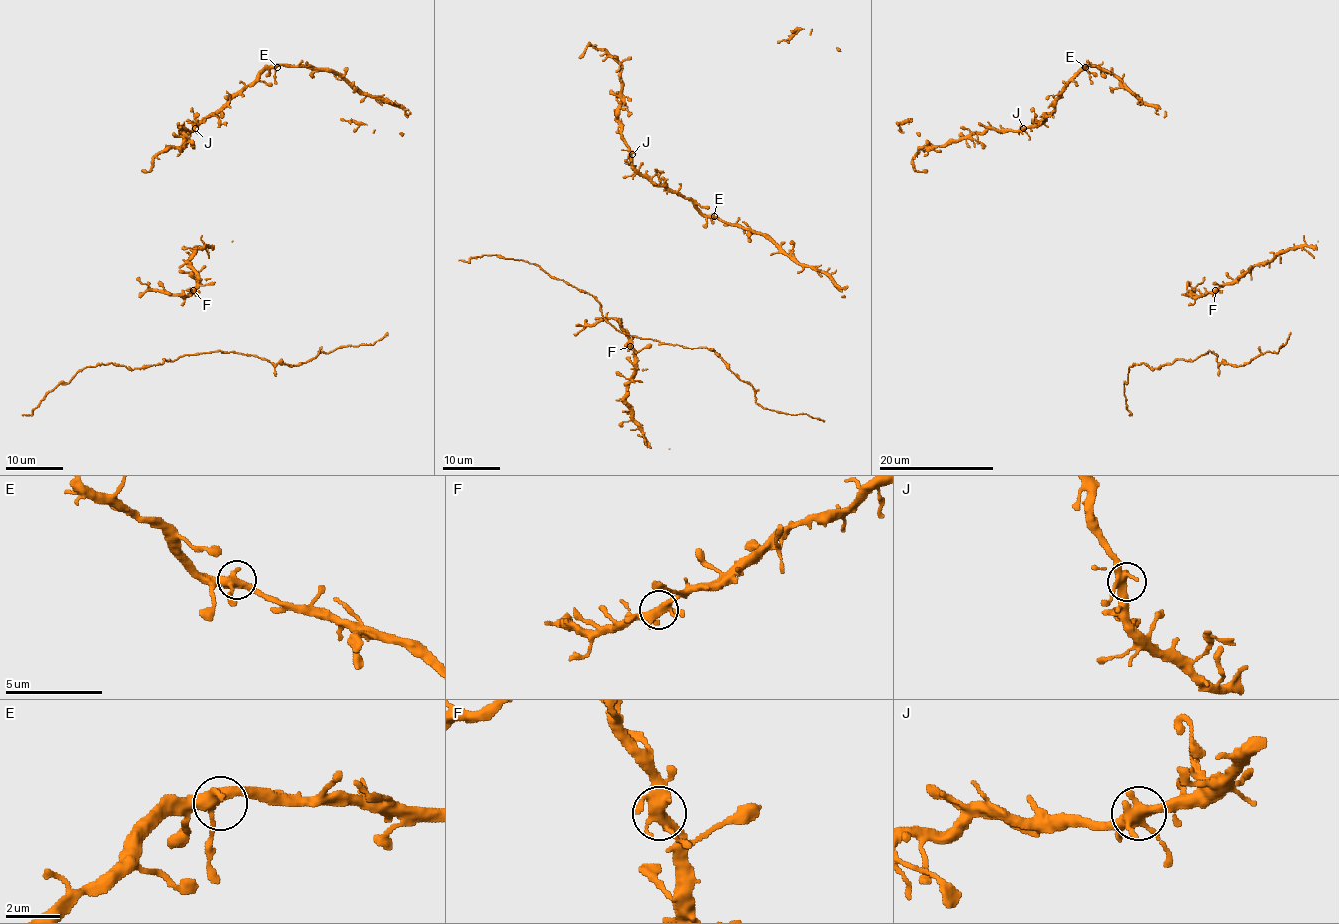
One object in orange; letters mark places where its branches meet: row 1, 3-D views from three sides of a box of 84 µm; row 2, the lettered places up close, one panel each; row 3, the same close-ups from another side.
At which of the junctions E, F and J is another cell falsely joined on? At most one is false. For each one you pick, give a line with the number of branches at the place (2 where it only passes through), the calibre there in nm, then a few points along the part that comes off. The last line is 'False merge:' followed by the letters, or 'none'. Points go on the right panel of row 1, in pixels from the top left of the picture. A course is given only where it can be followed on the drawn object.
False merge: none

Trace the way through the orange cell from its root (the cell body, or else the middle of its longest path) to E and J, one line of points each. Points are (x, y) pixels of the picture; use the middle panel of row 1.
E: (632, 178), (642, 174), (656, 184), (665, 184), (688, 197), (705, 216), (714, 216)
J: (632, 178), (635, 174), (632, 154)

